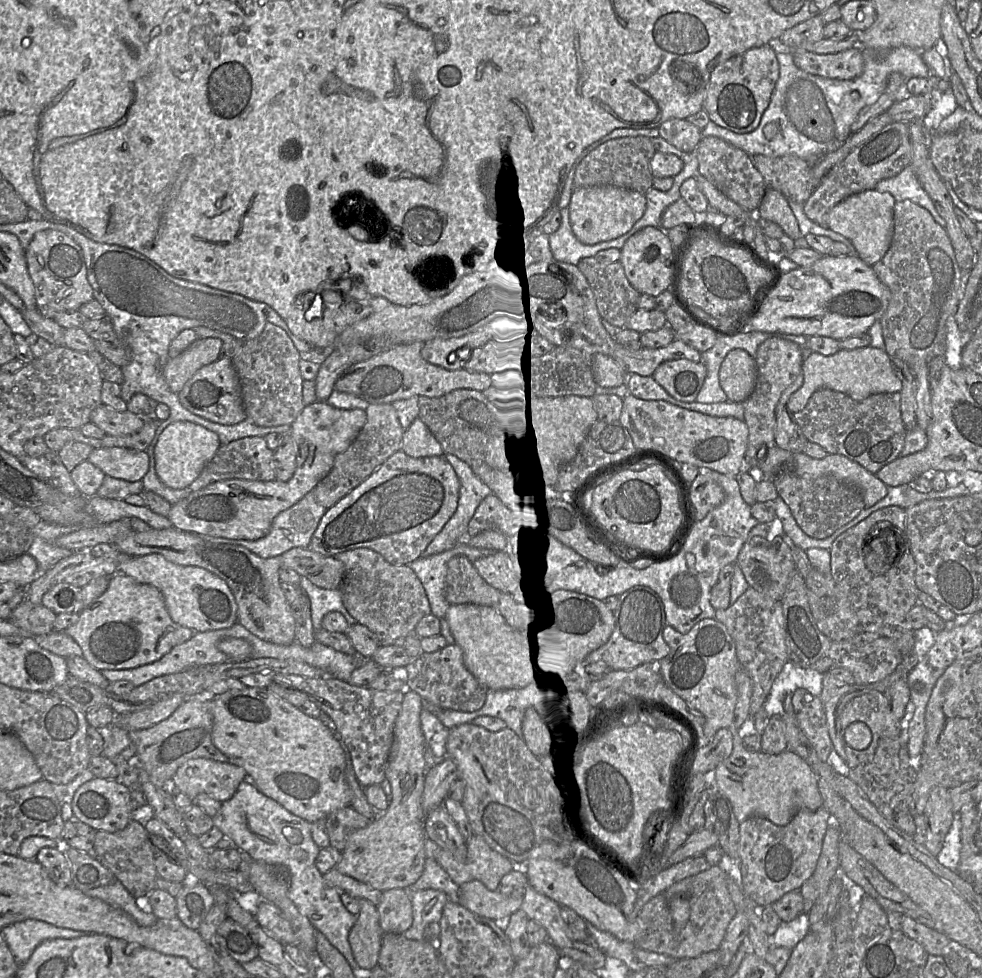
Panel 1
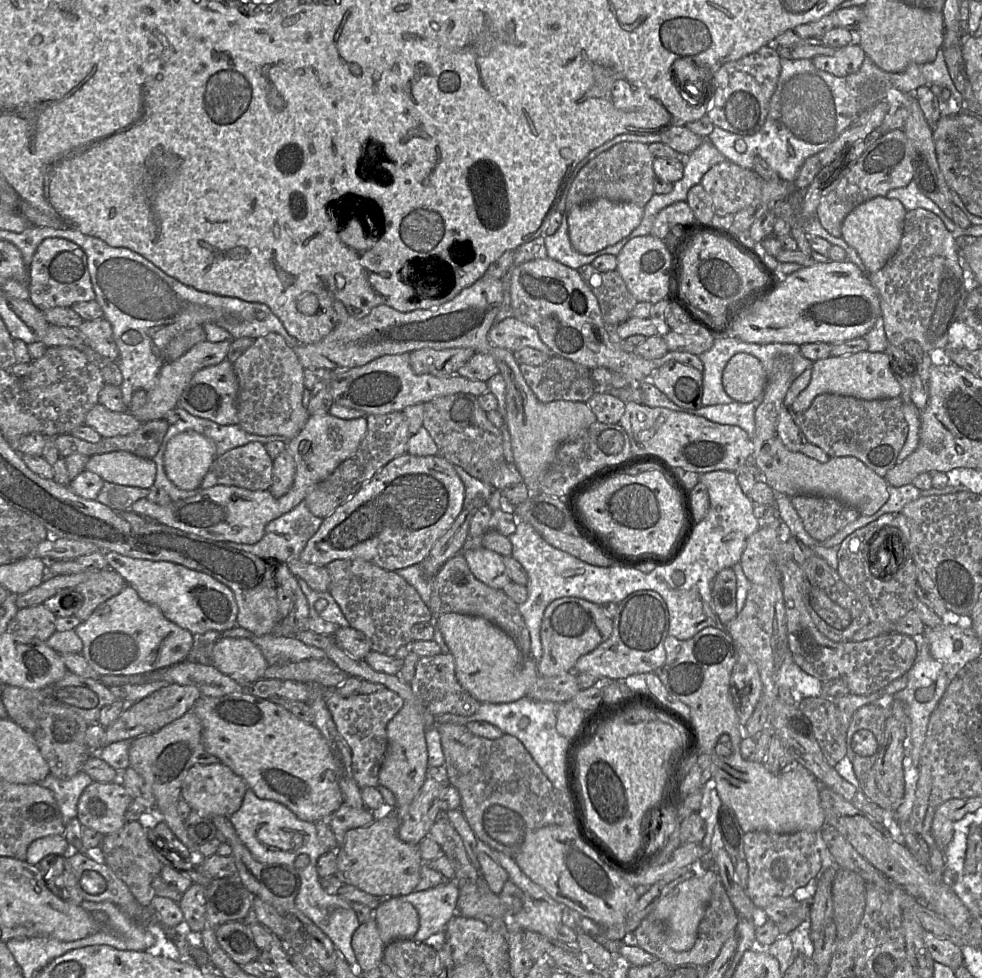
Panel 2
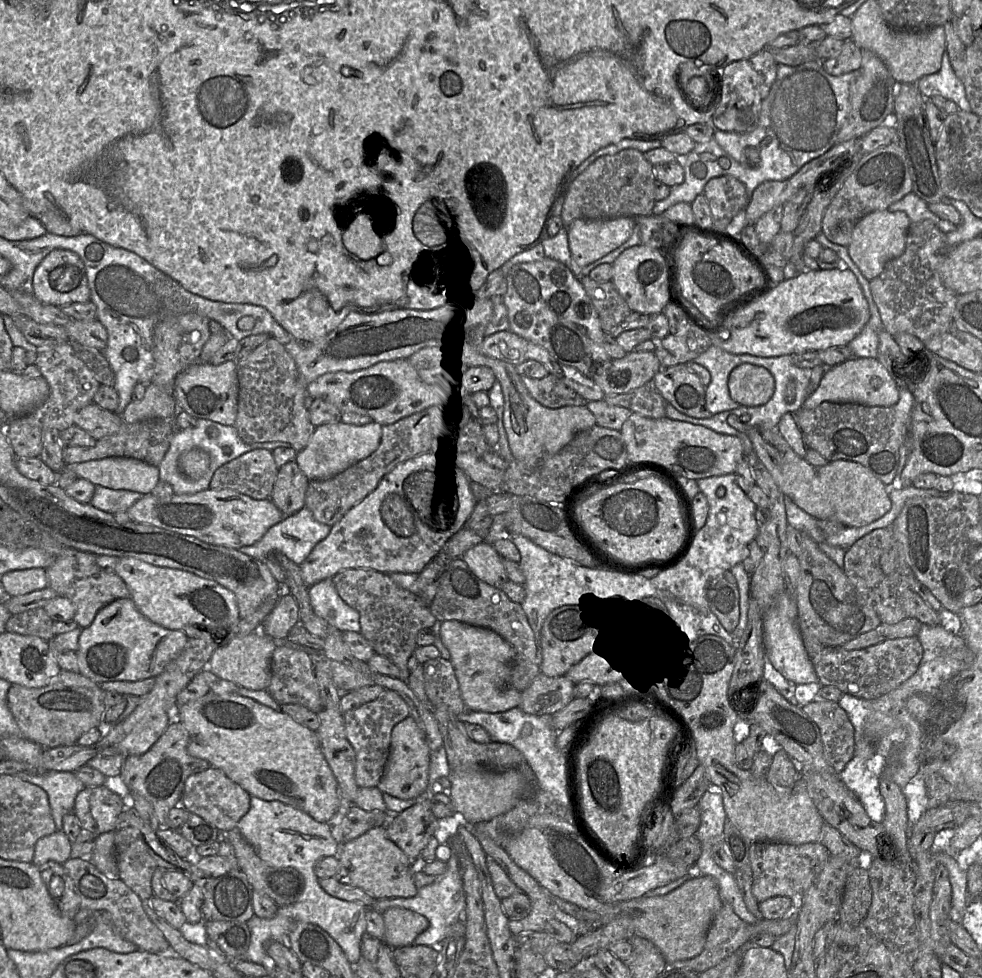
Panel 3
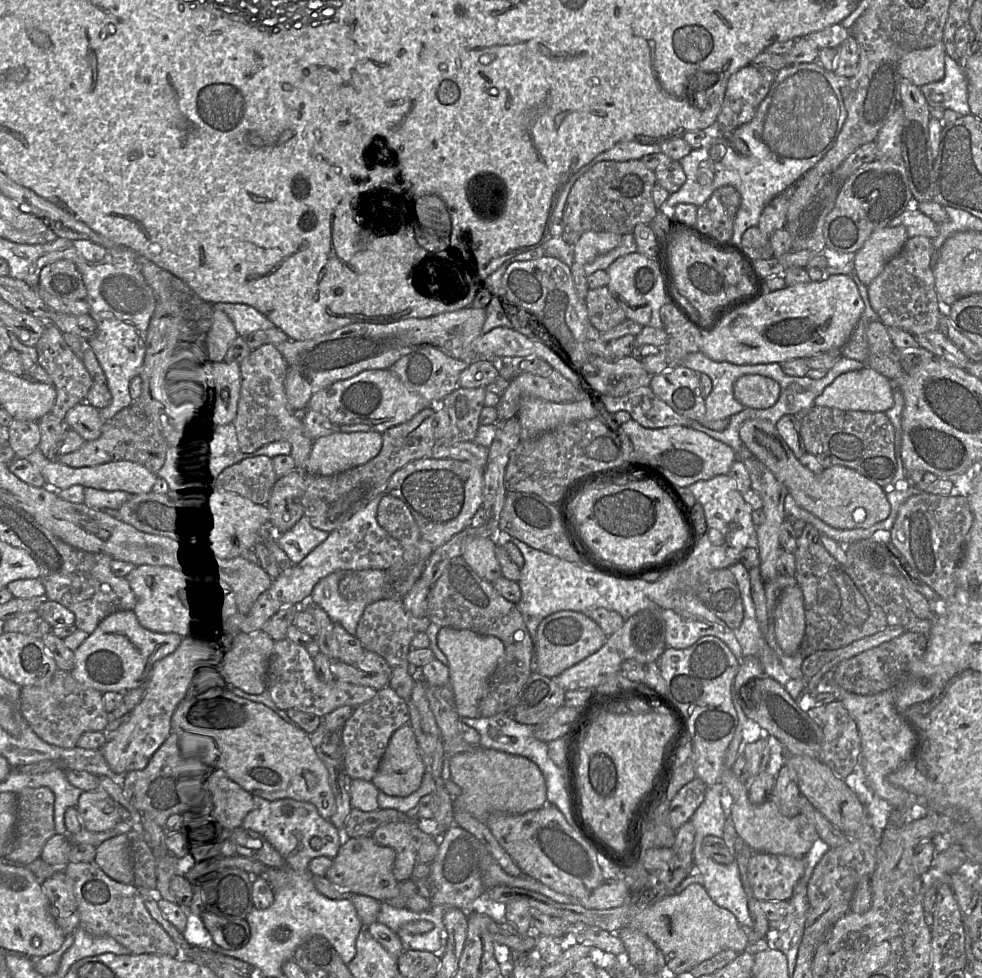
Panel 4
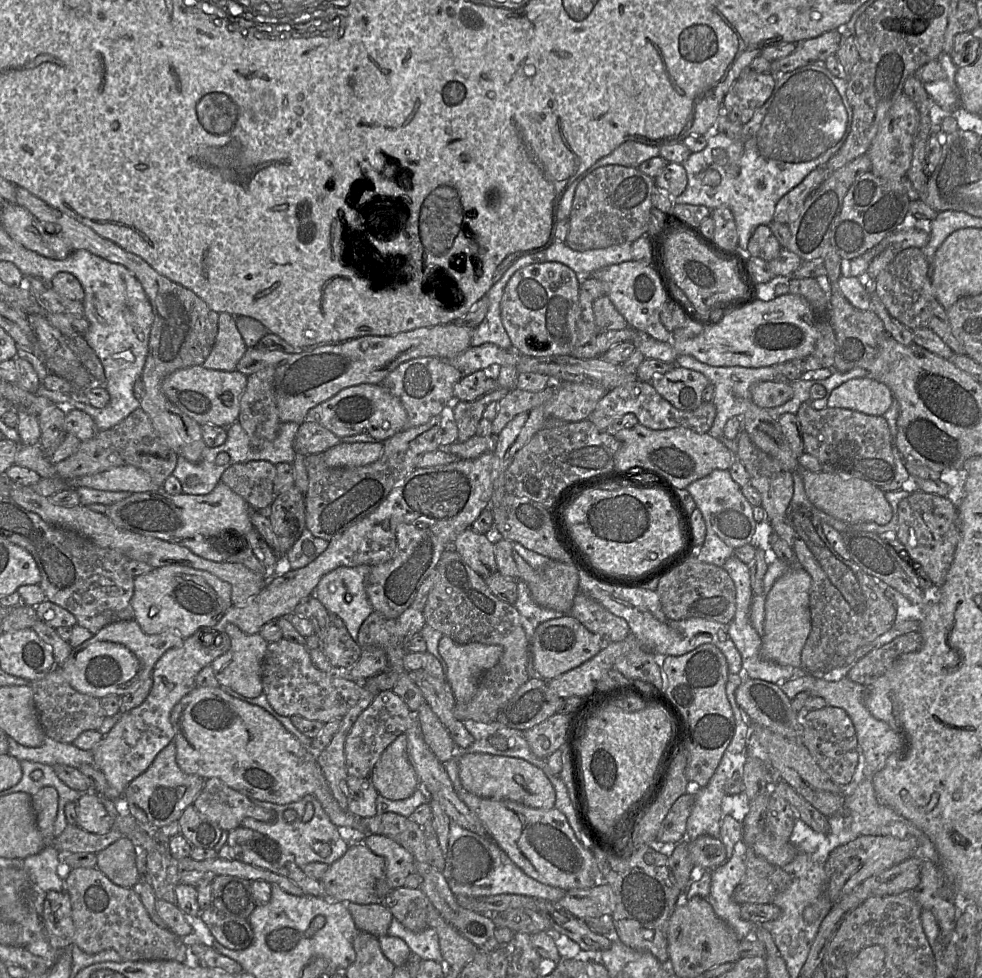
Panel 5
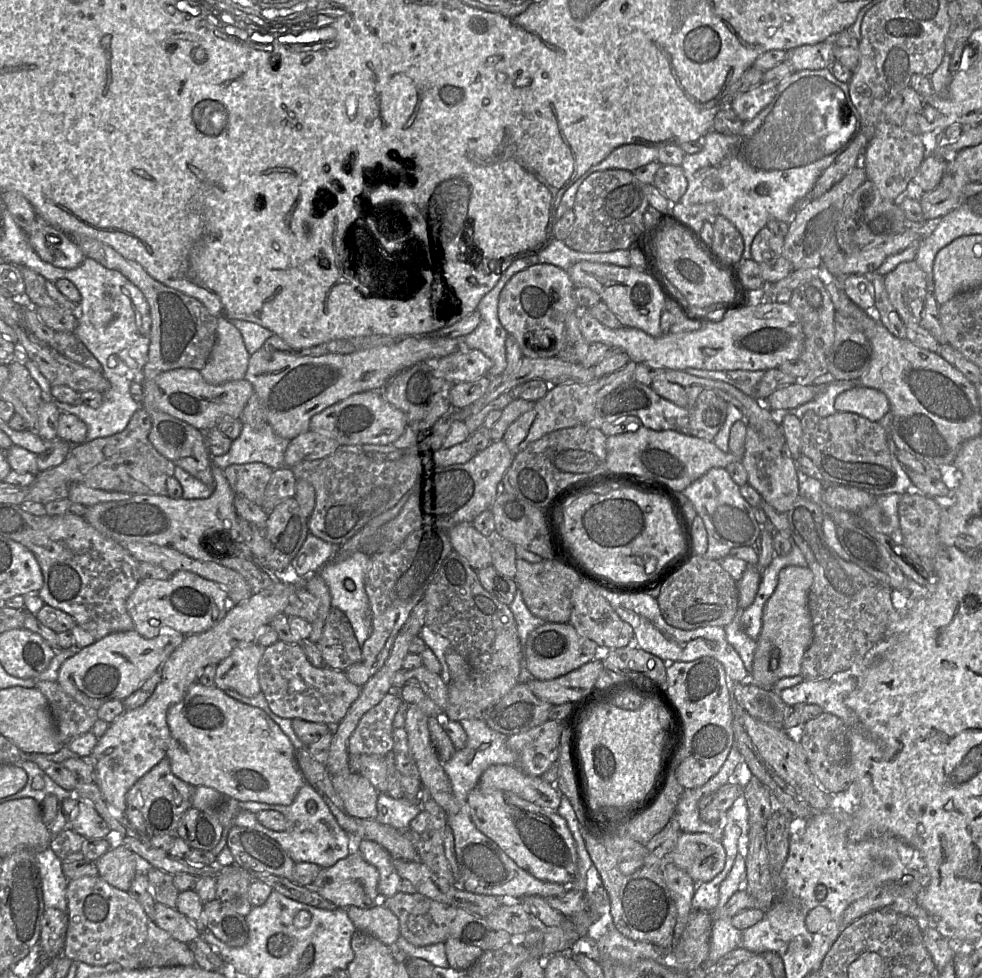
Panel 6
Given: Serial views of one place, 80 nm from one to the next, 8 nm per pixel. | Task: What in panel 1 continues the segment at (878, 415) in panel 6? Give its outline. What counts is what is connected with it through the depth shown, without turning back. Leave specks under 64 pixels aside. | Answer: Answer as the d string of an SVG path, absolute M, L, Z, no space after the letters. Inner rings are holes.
M872 346L853 350L840 349L830 356L811 352L803 360L801 371L803 385L790 396L786 404L786 408L793 413L804 409L812 394L823 388L844 393L856 401L862 401L873 394L900 393L902 388L900 379L893 371L889 355L885 350Z

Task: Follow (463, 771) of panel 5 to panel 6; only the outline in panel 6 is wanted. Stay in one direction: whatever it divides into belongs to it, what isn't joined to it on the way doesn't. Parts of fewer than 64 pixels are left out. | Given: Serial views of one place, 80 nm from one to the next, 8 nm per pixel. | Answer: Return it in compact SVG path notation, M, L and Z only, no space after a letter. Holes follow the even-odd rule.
M491 765L482 773L477 787L511 792L551 811L558 810L562 798L555 785L524 773L516 765Z

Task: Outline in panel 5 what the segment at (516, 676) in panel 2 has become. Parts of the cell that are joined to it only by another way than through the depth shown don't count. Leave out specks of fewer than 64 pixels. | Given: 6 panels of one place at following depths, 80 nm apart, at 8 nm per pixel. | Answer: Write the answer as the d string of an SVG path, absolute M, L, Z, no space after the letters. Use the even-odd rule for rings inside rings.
M443 635L438 643L446 662L446 680L457 703L468 703L474 696L480 677L500 660L503 649L482 643L457 644Z

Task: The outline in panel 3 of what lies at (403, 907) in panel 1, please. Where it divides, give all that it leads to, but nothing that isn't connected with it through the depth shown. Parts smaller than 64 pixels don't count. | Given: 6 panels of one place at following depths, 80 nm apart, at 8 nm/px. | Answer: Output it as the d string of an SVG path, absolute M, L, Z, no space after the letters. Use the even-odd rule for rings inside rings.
M392 907L382 916L385 925L383 943L393 949L412 945L415 938L429 927L424 916L407 908Z

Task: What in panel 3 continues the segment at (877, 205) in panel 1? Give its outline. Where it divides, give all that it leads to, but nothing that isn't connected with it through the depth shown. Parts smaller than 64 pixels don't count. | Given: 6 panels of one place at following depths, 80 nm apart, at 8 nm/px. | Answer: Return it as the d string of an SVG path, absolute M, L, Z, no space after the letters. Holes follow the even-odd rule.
M888 209L872 212L855 225L847 249L851 259L868 281L879 276L890 260L904 252L910 224L911 221L905 212Z

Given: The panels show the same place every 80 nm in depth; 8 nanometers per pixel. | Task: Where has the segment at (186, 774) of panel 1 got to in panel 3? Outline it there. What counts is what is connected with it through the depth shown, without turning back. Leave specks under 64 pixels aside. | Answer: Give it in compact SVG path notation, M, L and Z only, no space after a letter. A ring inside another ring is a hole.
M210 767L186 779L180 804L219 831L228 832L237 828L240 819L249 811L250 797L246 790L233 782L222 770Z

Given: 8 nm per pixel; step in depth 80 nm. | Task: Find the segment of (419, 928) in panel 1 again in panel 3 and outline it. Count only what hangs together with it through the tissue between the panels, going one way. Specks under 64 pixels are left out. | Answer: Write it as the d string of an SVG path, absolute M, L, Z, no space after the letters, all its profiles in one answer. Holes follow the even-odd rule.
M450 846L450 858L446 862L446 865L446 871L442 875L437 876L432 884L419 889L414 897L379 899L375 900L370 907L381 915L389 908L401 907L410 909L424 916L429 921L429 927L415 938L413 944L433 947L438 953L441 950L441 942L448 928L462 919L466 909L466 895L463 889L460 862L452 846Z

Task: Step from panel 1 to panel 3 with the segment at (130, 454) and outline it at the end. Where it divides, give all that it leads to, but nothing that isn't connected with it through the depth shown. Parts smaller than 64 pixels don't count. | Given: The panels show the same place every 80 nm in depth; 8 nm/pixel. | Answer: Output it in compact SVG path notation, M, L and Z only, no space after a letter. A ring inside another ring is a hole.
M108 457L99 460L68 464L77 478L84 478L95 486L114 490L130 490L150 494L159 482L159 469L143 461L128 457Z

